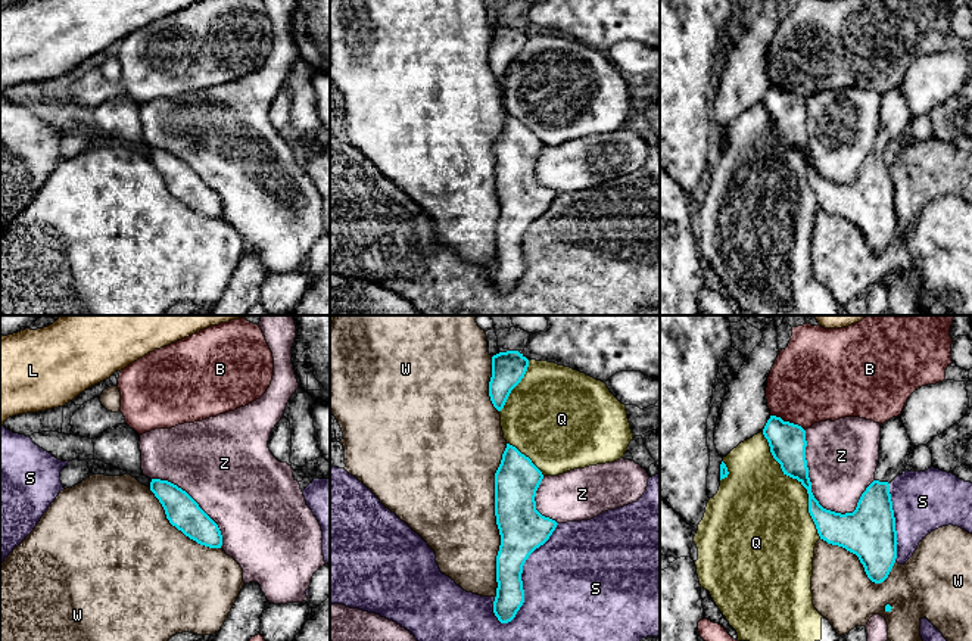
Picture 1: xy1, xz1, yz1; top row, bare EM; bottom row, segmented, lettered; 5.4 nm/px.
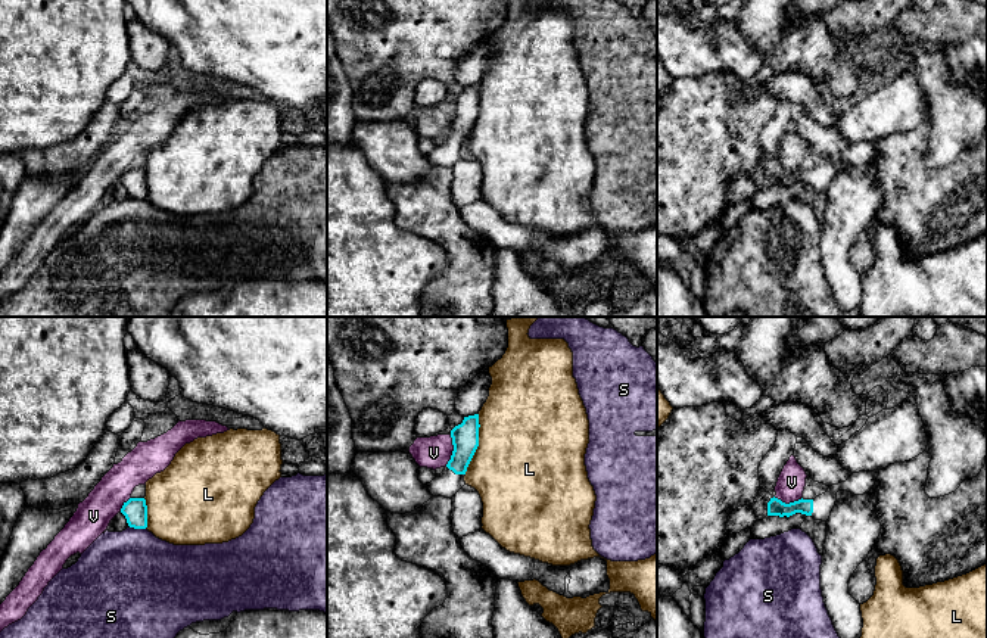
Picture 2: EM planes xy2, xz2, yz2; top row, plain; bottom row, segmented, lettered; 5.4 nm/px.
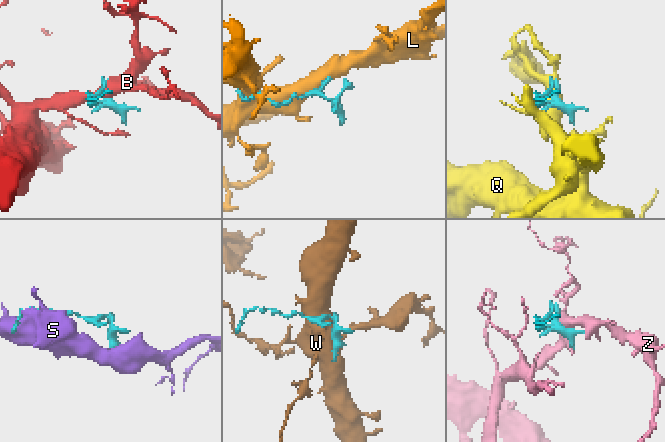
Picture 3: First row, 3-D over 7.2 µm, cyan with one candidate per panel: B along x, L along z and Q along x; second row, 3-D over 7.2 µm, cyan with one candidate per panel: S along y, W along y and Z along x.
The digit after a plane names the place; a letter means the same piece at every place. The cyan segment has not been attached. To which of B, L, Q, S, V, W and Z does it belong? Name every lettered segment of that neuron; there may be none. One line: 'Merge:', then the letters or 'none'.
Merge: W

